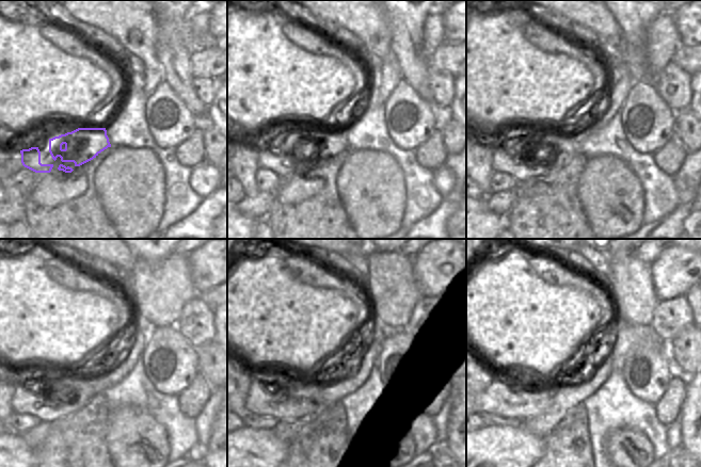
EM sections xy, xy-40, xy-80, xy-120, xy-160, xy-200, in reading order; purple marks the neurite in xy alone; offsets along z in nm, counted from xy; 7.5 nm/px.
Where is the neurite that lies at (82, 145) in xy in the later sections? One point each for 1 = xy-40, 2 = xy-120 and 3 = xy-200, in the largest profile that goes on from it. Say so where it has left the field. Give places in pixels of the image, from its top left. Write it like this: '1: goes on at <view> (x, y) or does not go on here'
1: goes on at xy-40 (327, 144)
2: goes on at xy-120 (60, 402)
3: goes on at xy-200 (499, 398)

